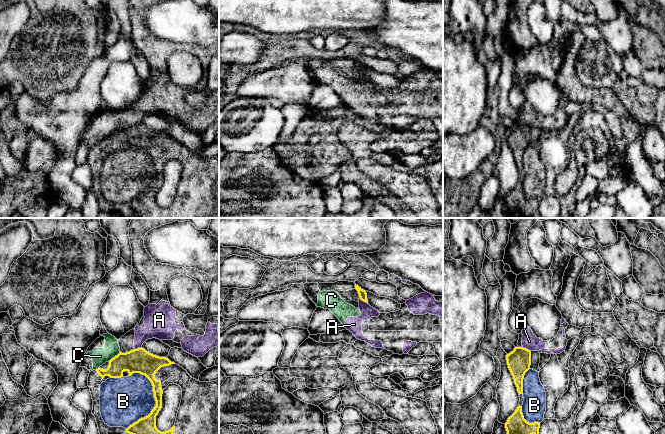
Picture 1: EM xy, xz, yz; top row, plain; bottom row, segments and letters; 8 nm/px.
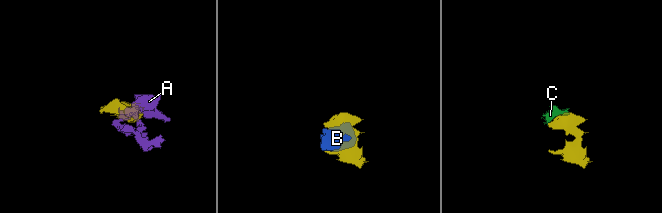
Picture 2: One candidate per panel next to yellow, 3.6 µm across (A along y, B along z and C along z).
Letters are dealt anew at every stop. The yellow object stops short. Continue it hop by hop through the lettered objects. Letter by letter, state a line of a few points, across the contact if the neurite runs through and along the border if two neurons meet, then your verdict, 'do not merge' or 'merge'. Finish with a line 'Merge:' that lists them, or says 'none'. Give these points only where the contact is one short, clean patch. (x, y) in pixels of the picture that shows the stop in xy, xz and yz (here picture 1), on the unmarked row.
A: line xz (359, 72), (367, 79); do not merge
B: do not merge
C: line xy (120, 128), (109, 137); do not merge
Merge: none

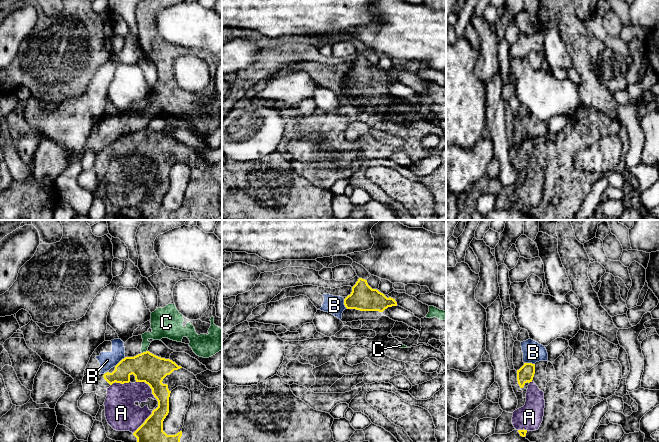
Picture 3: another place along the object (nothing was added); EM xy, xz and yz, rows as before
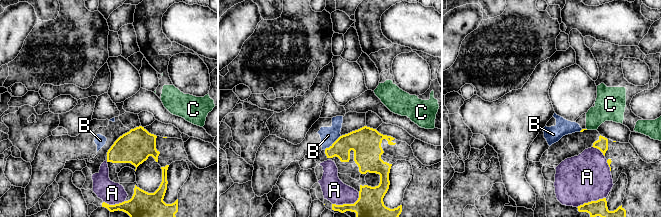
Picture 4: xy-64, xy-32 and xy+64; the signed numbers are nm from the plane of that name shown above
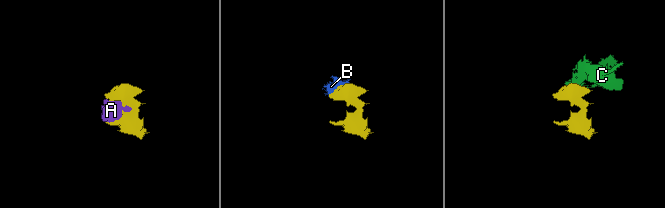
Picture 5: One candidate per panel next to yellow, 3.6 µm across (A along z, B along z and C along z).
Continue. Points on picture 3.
A: do not merge
B: line yz (524, 138), (534, 140); do not merge
C: line xy (146, 126), (142, 129); do not merge
Merge: none

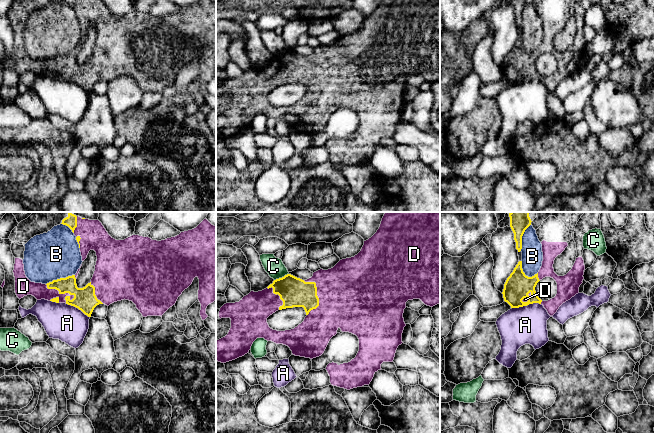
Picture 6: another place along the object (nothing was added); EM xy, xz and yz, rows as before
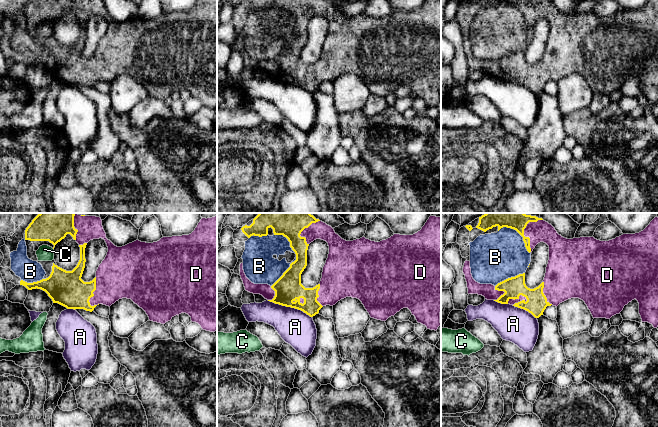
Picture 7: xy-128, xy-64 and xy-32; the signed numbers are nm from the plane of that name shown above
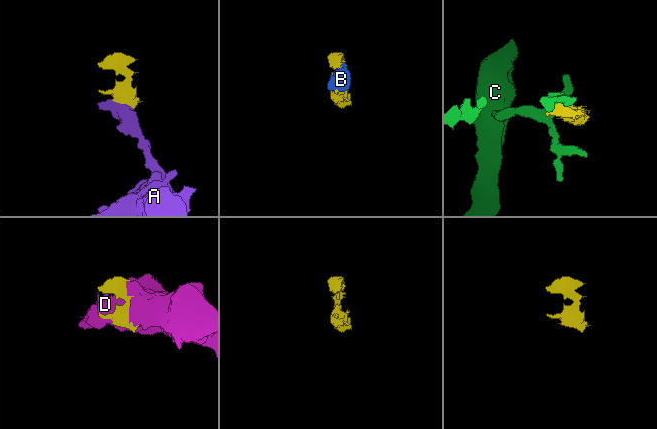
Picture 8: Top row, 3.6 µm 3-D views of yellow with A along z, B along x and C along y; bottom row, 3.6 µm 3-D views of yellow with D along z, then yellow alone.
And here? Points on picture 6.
A: line yz (540, 79), (529, 79), (512, 84); do not merge
B: do not merge
C: do not merge
D: merge
Merge: D

